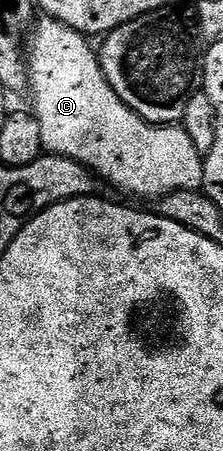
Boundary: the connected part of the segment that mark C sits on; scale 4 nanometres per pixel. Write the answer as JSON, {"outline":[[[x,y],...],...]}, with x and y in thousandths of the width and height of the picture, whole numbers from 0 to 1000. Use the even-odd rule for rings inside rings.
{"outline":[[[184,38],[143,53],[139,75],[121,86],[121,146],[130,153],[121,202],[126,208],[148,208],[148,237],[139,235],[139,246],[143,253],[161,255],[175,268],[175,304],[184,306],[188,328],[197,328],[215,341],[296,344],[305,353],[354,357],[390,377],[417,381],[439,399],[471,404],[475,397],[498,412],[529,415],[534,421],[565,424],[578,432],[619,432],[632,441],[700,446],[789,424],[888,421],[919,401],[919,357],[910,346],[892,339],[892,330],[874,330],[874,319],[857,313],[857,304],[839,304],[825,279],[664,273],[659,268],[641,268],[641,259],[610,255],[610,251],[534,215],[534,206],[516,206],[516,197],[498,197],[498,188],[480,180],[480,171],[453,151],[453,133],[439,115],[426,111],[426,104],[413,104],[399,95],[413,93],[404,93],[386,80],[363,78],[336,64],[318,64],[300,55],[283,55],[242,42]]]}

